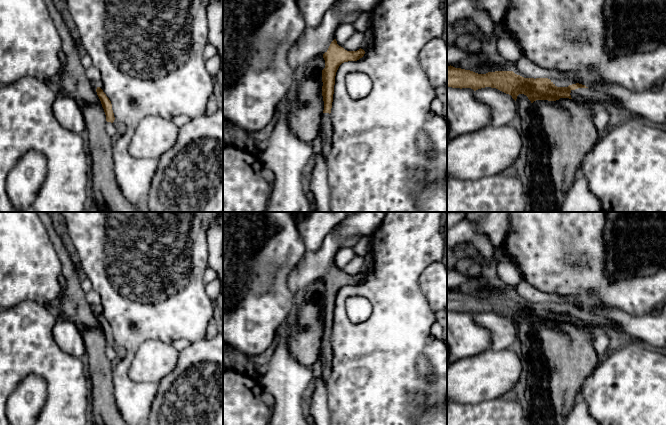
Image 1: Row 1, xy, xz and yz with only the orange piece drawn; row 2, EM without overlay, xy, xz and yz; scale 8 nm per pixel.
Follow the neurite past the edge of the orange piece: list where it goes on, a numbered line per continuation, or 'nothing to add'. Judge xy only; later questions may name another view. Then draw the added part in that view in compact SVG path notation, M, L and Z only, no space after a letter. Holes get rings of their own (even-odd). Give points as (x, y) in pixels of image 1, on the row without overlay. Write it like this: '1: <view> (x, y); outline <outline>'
1: xy (121, 352); outline M115 343L113 348L117 353L118 361L126 360L126 350L122 346Z

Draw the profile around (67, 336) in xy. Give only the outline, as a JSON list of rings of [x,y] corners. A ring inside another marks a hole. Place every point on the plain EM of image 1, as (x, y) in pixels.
[[[58,319],[52,332],[55,342],[63,352],[77,358],[85,358],[84,341],[74,323],[66,319]]]

